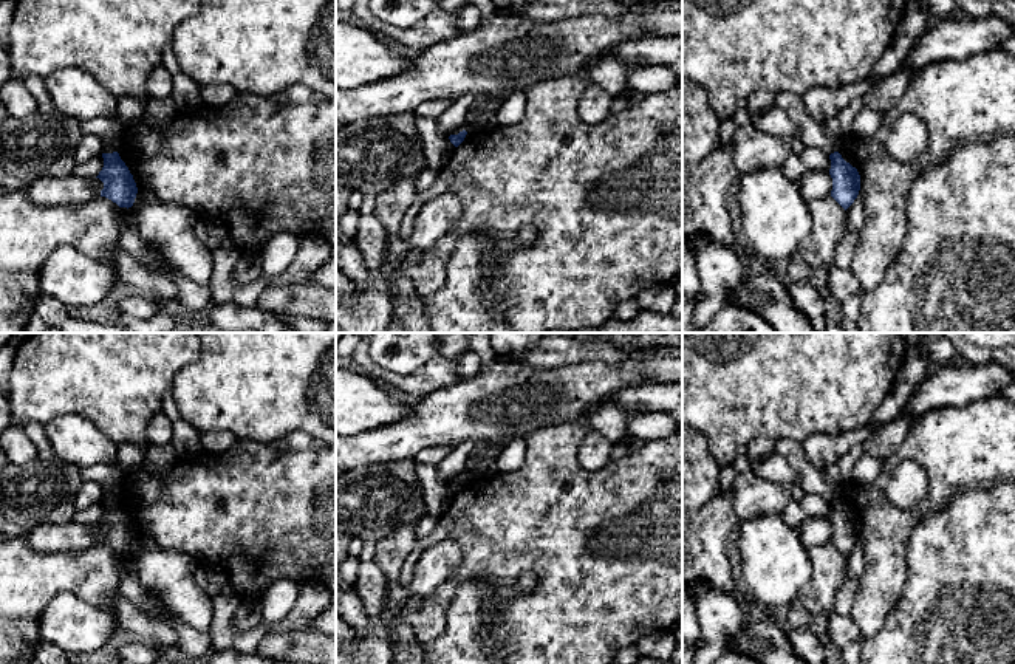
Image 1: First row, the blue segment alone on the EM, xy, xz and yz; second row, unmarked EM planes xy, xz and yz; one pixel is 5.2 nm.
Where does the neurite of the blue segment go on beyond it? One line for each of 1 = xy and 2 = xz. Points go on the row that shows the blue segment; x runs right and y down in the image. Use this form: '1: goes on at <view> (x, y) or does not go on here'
1: does not go on here
2: does not go on here

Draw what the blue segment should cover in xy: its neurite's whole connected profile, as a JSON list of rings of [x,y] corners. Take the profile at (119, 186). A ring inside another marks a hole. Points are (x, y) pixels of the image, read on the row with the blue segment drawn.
[[[118,152],[102,153],[104,167],[96,178],[104,183],[101,197],[116,203],[119,207],[132,207],[138,193],[136,183]]]

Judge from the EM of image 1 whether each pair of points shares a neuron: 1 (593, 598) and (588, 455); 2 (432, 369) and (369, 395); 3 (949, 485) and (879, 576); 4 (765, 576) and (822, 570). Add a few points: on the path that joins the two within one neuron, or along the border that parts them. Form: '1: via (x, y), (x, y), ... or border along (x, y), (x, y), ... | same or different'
1: border along (588, 432), (579, 448), (579, 463), (598, 471) | different
2: border along (355, 369), (376, 381) | different
3: via (926, 508), (885, 545), (885, 553) | same
4: border along (808, 550), (811, 578), (794, 602) | different

